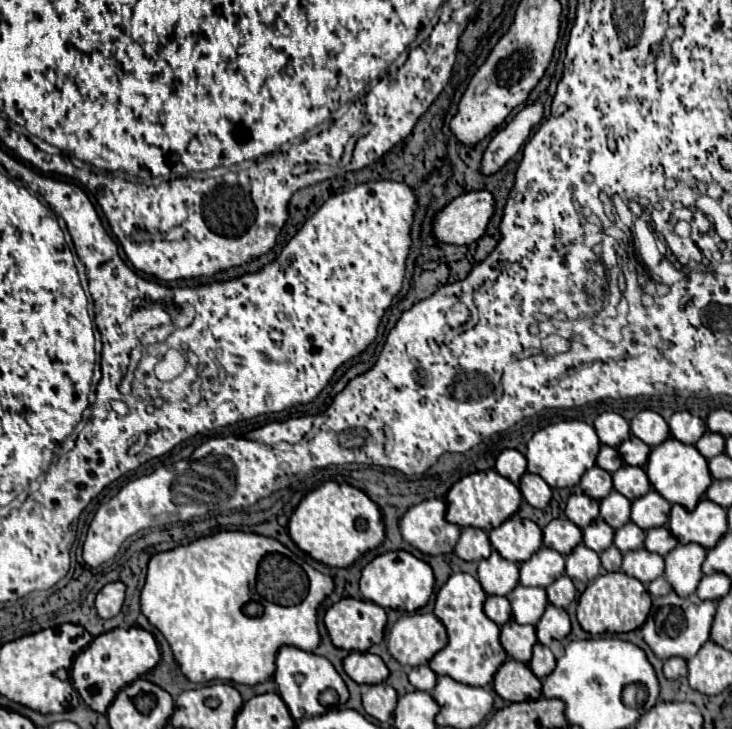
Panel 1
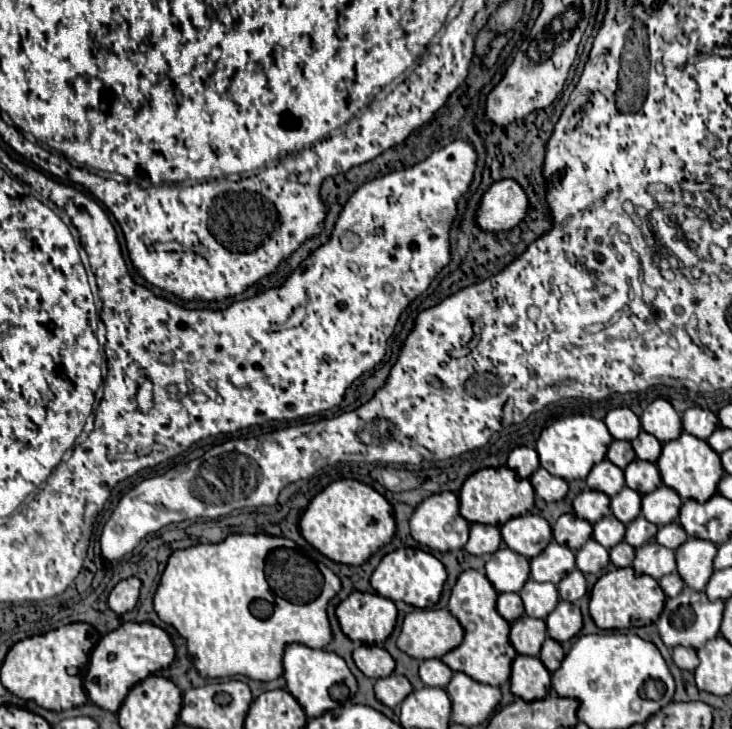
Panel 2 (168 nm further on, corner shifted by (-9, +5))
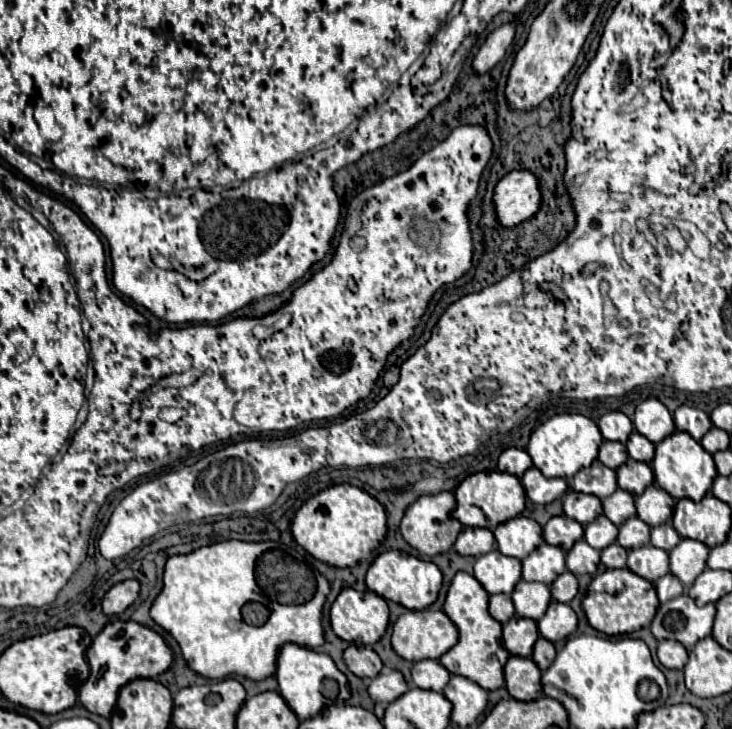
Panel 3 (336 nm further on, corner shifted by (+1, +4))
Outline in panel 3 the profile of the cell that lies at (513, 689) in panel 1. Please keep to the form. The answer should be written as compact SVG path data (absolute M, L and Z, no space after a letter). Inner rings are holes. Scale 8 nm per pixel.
M511 655L505 663L505 687L519 701L537 701L543 697L541 669L529 657Z

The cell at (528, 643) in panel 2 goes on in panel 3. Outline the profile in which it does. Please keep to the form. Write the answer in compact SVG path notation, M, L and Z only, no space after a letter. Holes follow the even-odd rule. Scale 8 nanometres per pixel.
M515 615L503 625L503 643L511 655L531 657L537 639L539 639L539 629L533 619Z

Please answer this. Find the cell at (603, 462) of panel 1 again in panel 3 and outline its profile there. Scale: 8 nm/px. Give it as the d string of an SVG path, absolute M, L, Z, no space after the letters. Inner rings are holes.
M605 441L601 445L601 451L599 451L599 461L603 465L607 465L609 469L617 469L619 465L623 465L627 461L627 449L623 443L613 443L613 441Z

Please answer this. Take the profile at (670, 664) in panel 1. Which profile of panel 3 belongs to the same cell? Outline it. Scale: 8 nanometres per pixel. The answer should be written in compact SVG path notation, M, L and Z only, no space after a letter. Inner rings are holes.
M661 641L657 647L657 657L667 669L683 669L687 663L687 649L677 641Z

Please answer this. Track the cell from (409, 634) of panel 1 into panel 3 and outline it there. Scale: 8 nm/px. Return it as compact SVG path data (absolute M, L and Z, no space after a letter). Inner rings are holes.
M423 609L423 611L407 611L403 613L395 625L391 635L391 645L395 653L407 661L421 661L421 659L439 659L445 651L449 651L457 643L457 627L443 611Z

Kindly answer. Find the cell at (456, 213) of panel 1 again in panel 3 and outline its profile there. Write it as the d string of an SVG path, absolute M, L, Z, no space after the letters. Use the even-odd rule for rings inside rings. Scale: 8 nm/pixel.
M511 171L497 181L493 205L499 225L515 227L539 209L539 181L529 171Z

